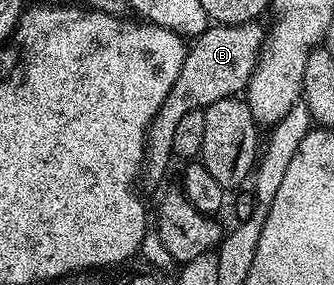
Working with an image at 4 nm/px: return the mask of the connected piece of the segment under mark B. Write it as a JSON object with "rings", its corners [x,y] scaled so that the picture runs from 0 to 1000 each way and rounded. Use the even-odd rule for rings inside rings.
{"rings":[[[772,74],[707,91],[632,84],[614,112],[581,123],[560,165],[554,211],[530,253],[530,281],[518,281],[518,309],[506,309],[506,337],[494,337],[494,365],[482,365],[476,400],[455,421],[452,453],[440,463],[446,509],[422,614],[431,670],[464,667],[485,646],[488,621],[500,611],[500,579],[518,568],[518,463],[554,393],[608,386],[650,351],[701,344],[737,319],[793,144],[790,95],[775,88]]]}

